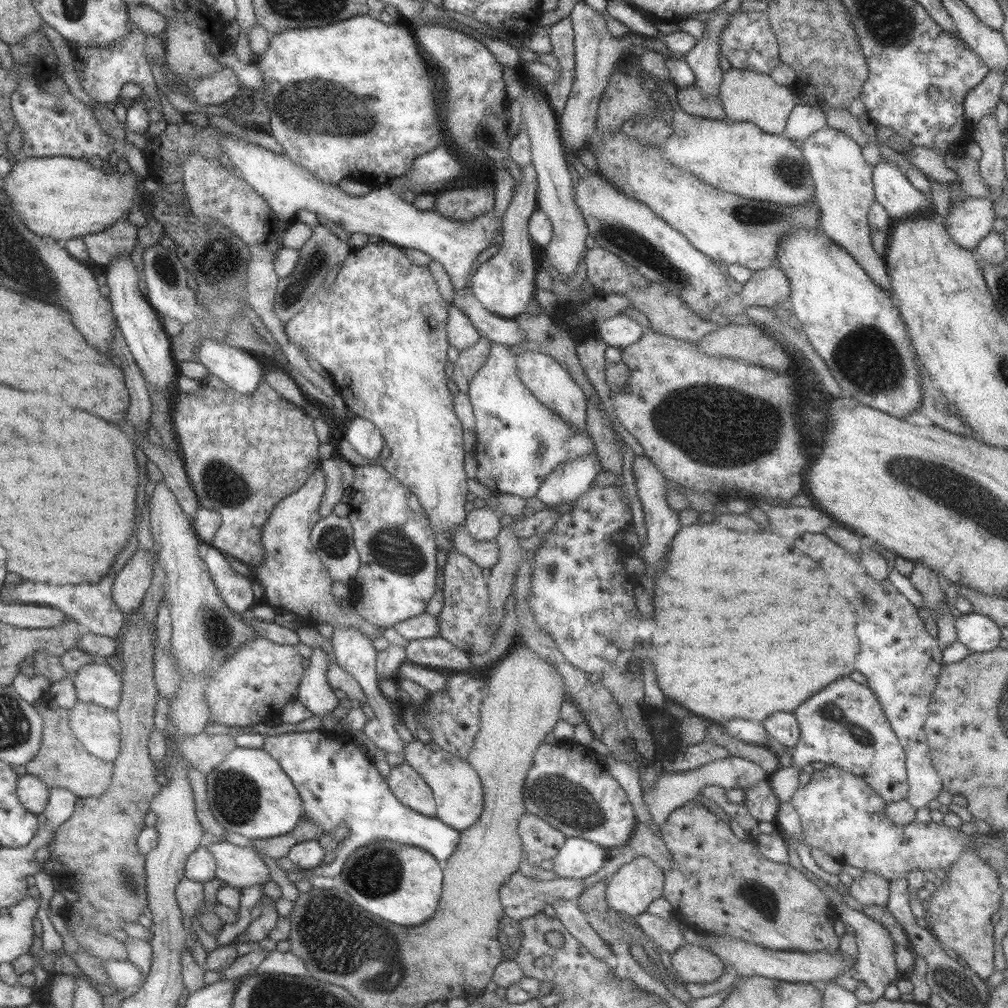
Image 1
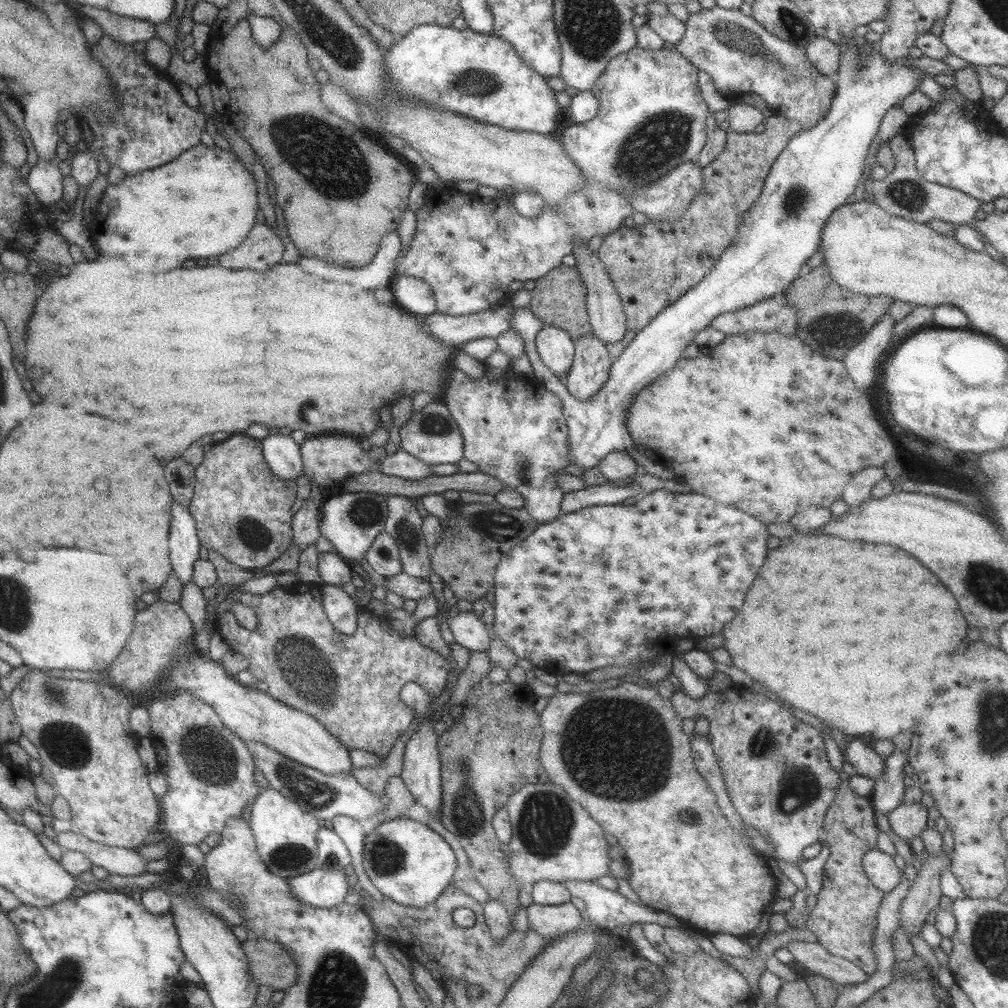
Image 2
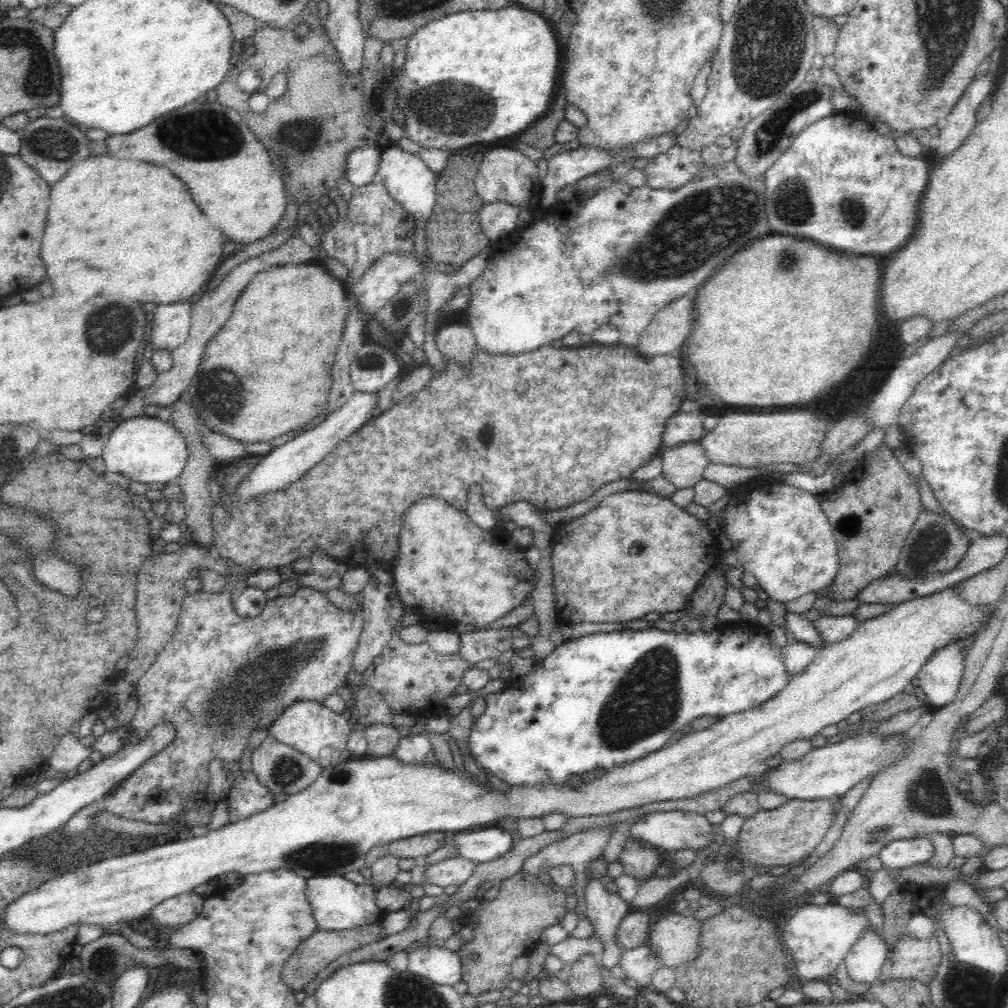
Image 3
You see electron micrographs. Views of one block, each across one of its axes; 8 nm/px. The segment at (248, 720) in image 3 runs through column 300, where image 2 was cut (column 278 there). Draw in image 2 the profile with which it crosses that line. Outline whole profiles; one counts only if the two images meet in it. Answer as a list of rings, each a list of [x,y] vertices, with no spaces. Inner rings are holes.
[[[281,586],[261,595],[234,588],[226,594],[226,598],[231,602],[249,606],[257,618],[255,629],[247,630],[237,623],[230,609],[217,617],[216,632],[223,637],[228,647],[233,652],[245,656],[249,661],[247,669],[257,680],[267,684],[266,693],[269,696],[316,718],[316,721],[320,722],[331,736],[338,738],[348,750],[358,749],[378,757],[387,756],[394,742],[407,732],[414,720],[413,709],[401,702],[401,687],[406,682],[415,682],[436,698],[445,686],[450,671],[449,661],[434,650],[419,644],[413,636],[402,636],[395,632],[387,618],[378,619],[359,609],[355,632],[348,635],[331,626],[322,602],[309,594],[289,594]]]

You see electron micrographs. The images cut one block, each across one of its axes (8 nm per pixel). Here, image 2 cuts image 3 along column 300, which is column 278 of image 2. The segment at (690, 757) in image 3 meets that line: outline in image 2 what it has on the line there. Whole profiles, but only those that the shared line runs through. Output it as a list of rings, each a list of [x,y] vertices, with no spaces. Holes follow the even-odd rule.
[[[269,787],[263,789],[251,803],[249,829],[255,841],[256,853],[264,867],[275,876],[294,877],[316,868],[316,833],[319,828],[319,819]]]

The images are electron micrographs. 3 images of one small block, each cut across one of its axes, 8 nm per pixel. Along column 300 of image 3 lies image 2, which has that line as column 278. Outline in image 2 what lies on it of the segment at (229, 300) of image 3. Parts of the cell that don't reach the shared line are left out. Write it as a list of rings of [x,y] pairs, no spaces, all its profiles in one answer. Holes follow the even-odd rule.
[[[256,223],[234,248],[217,255],[211,262],[230,270],[265,272],[282,262],[283,242],[267,224]]]

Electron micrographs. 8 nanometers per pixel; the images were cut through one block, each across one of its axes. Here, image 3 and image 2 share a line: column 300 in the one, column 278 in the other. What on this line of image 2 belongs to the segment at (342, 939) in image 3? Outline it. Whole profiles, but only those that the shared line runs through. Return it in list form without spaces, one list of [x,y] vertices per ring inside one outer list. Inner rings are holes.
[[[247,938],[242,942],[248,969],[260,985],[284,990],[296,983],[294,958],[278,942],[264,938]]]

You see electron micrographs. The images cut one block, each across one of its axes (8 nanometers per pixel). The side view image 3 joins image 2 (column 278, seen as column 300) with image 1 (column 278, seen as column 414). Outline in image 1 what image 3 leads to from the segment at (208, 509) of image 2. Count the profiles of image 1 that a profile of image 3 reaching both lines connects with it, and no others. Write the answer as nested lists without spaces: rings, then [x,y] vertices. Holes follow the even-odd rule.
[[[264,376],[249,394],[235,392],[229,387],[225,390],[209,387],[206,380],[199,382],[196,391],[173,396],[170,412],[172,431],[186,475],[200,506],[214,510],[221,517],[219,528],[209,546],[254,567],[263,560],[260,532],[271,510],[282,498],[303,486],[320,466],[321,460],[317,454],[320,443],[312,428],[313,416],[282,398],[268,385]]]

